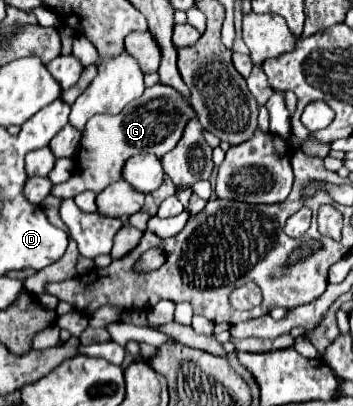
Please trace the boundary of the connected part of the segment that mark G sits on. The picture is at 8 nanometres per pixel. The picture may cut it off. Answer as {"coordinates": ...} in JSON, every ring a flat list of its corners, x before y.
{"coordinates":[[165,84,145,88,143,96,133,100,133,104,127,104,121,116,93,116,85,126,81,150,75,156,79,170,67,182,54,185,51,194,59,198,73,198,77,192,83,190,93,190,95,194,99,194,105,186,109,186,109,182,121,178,121,168,125,160,133,154,145,152,161,158,163,154,173,150,177,140,181,138,185,120,189,120,189,116,195,116,189,102,177,90]]}

